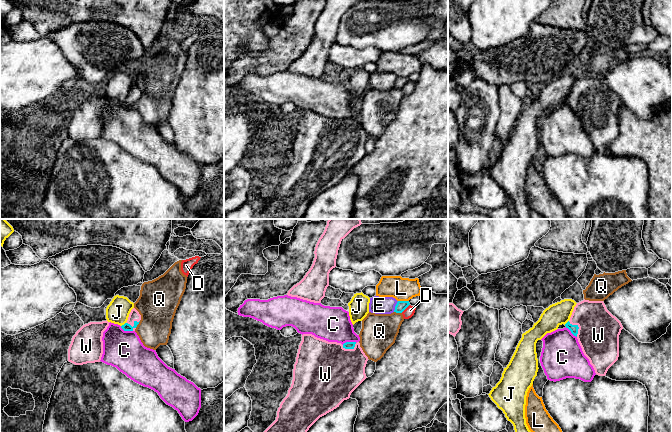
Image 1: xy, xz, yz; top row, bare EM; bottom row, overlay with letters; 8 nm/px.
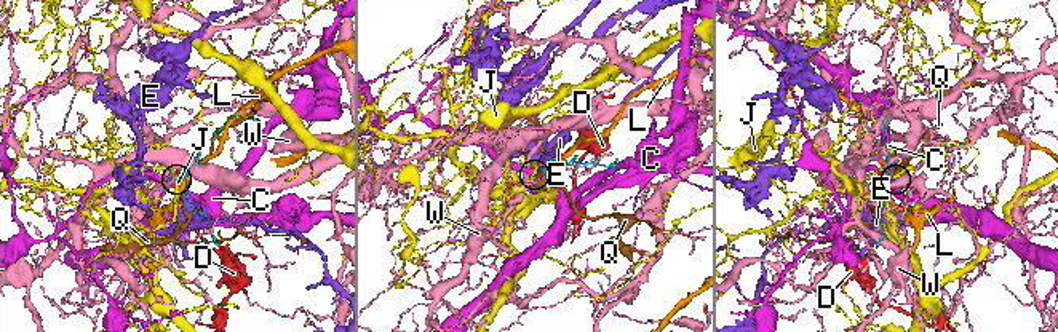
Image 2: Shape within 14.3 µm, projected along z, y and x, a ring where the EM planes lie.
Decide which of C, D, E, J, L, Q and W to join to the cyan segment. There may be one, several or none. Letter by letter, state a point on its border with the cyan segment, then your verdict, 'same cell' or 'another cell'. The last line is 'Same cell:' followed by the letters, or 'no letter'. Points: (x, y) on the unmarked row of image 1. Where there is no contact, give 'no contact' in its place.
C: contact xz (349, 118); another cell
D: contact xz (405, 84); another cell
E: contact xz (395, 82); another cell
J: contact xy (124, 100); another cell
L: contact xz (403, 77); another cell
Q: contact xz (398, 88); another cell
W: contact xy (134, 101); same cell
Same cell: W

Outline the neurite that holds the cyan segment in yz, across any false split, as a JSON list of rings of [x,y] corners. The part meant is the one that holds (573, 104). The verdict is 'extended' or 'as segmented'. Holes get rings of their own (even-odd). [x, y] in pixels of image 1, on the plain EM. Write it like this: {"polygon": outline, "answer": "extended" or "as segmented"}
{"polygon": [[[583,76],[576,80],[570,96],[565,100],[577,113],[584,131],[589,135],[595,149],[605,152],[619,133],[619,111],[623,102],[606,84],[603,77]]], "answer": "extended"}

